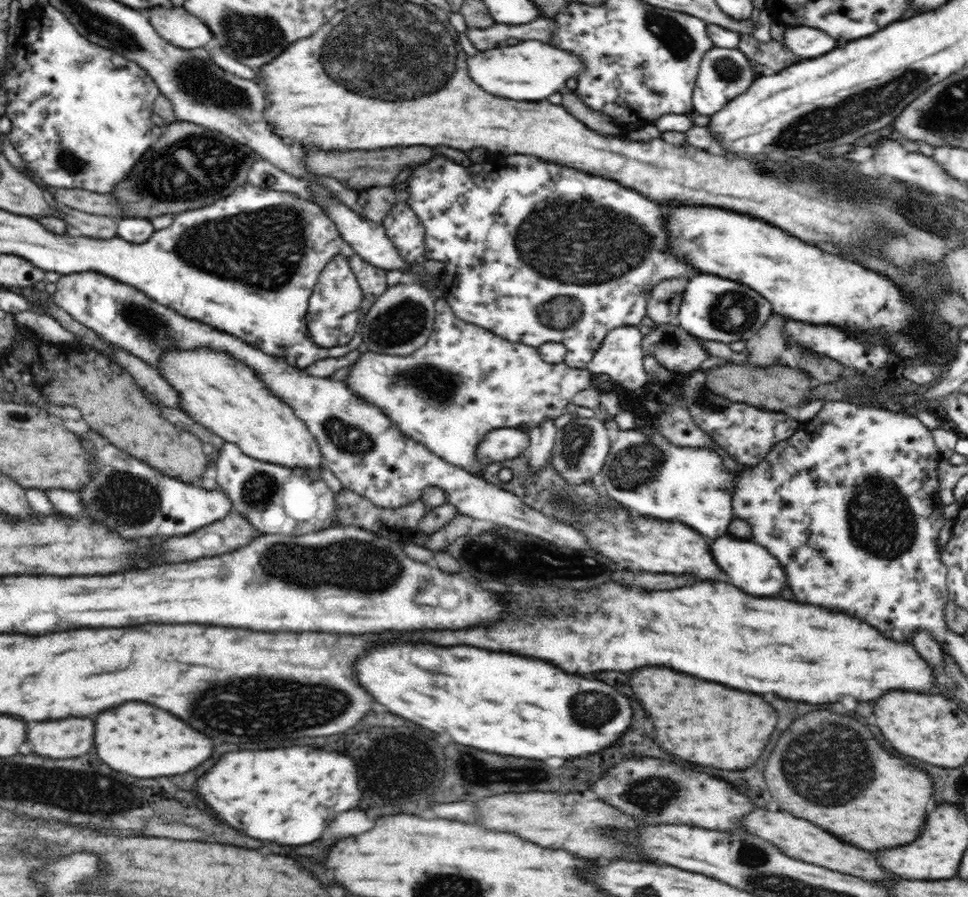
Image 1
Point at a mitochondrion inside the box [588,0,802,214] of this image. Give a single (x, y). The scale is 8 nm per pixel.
(676, 36)

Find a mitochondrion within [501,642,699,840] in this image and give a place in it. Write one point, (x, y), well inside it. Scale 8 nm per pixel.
(652, 794)

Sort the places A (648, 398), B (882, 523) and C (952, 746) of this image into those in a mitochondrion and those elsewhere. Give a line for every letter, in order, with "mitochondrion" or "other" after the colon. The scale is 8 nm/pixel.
A: other
B: mitochondrion
C: other

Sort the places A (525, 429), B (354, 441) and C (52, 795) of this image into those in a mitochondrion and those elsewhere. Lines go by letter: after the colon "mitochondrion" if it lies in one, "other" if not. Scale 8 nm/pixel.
A: other
B: mitochondrion
C: mitochondrion

